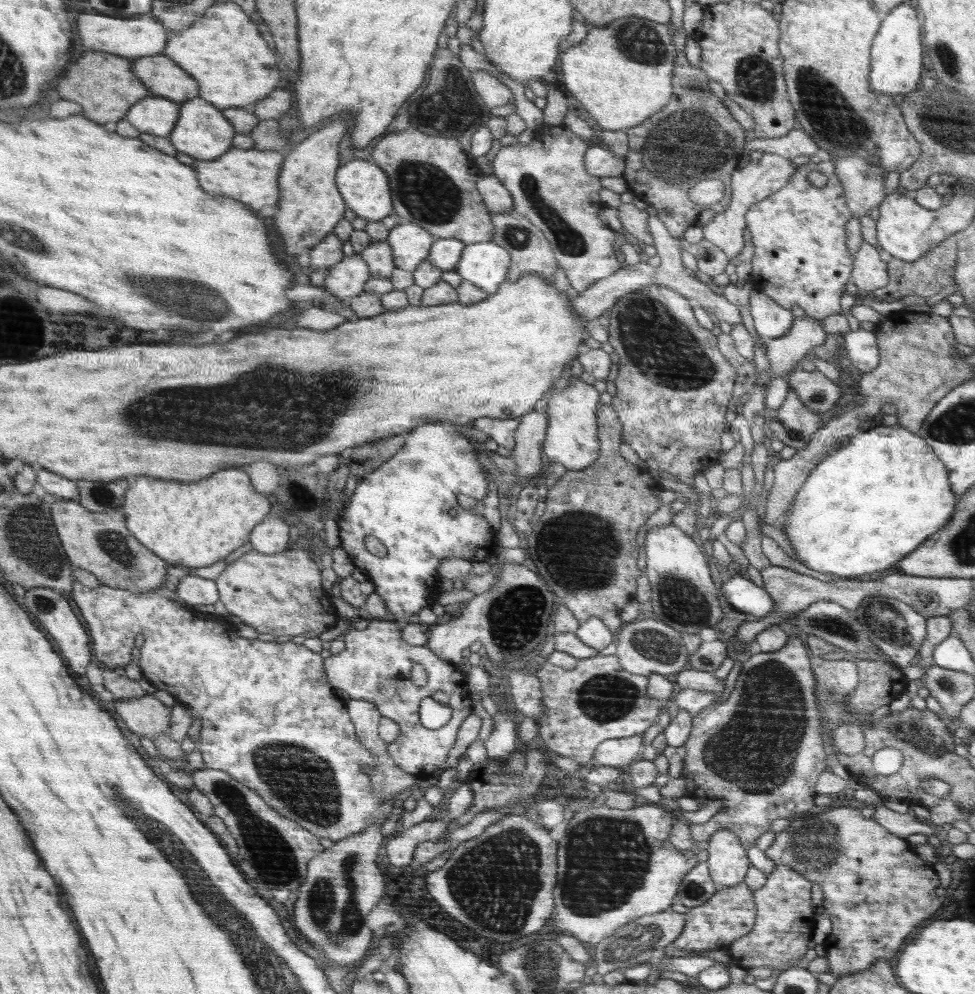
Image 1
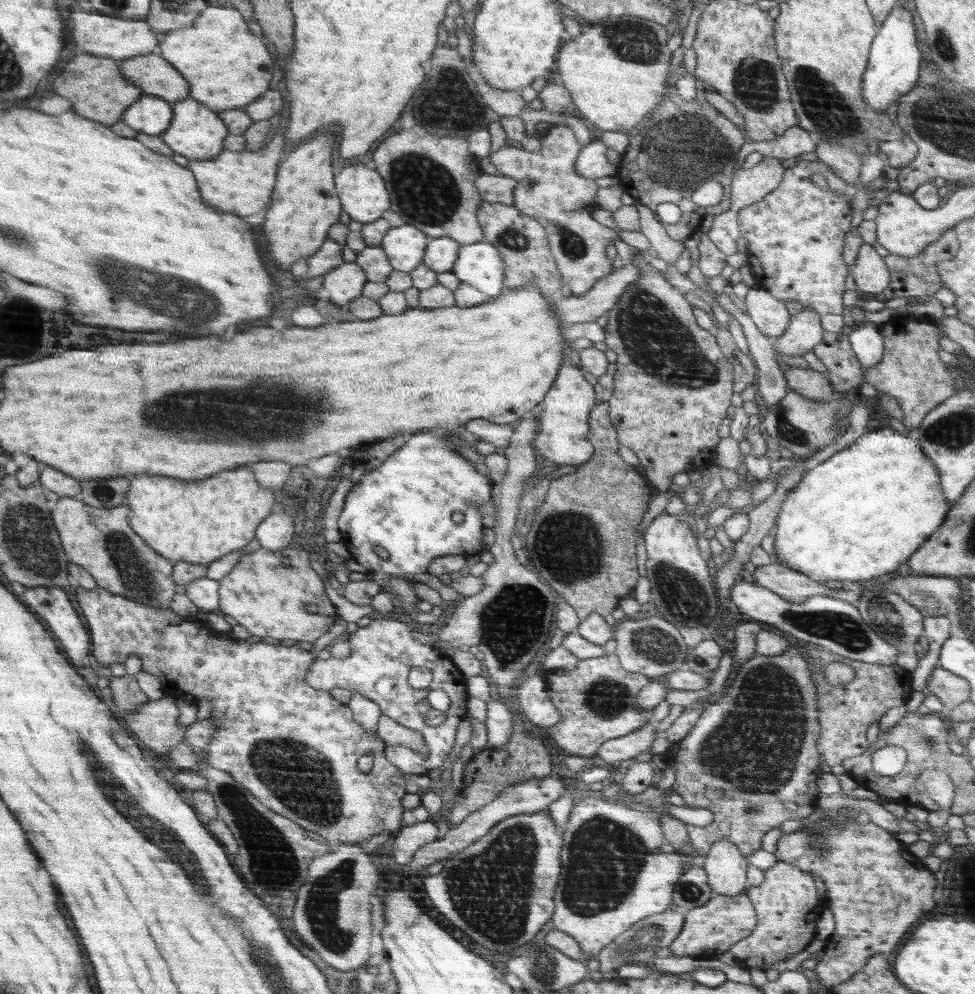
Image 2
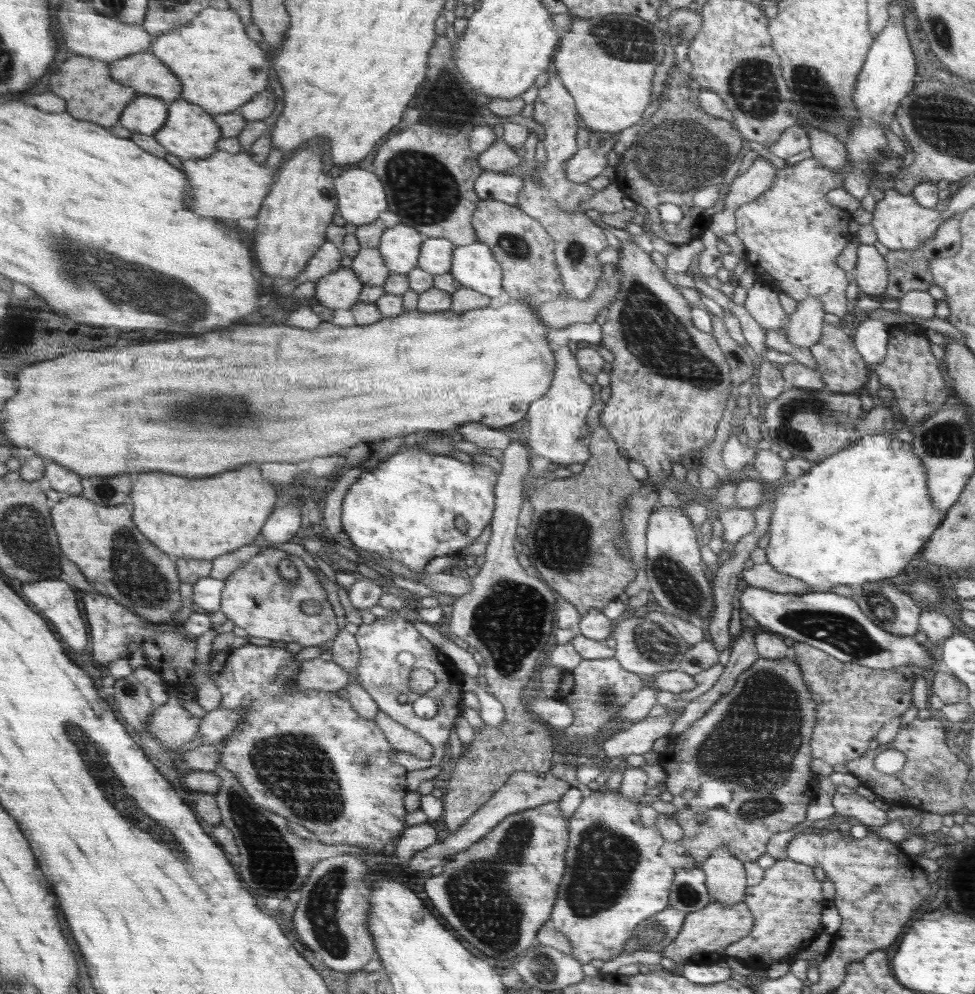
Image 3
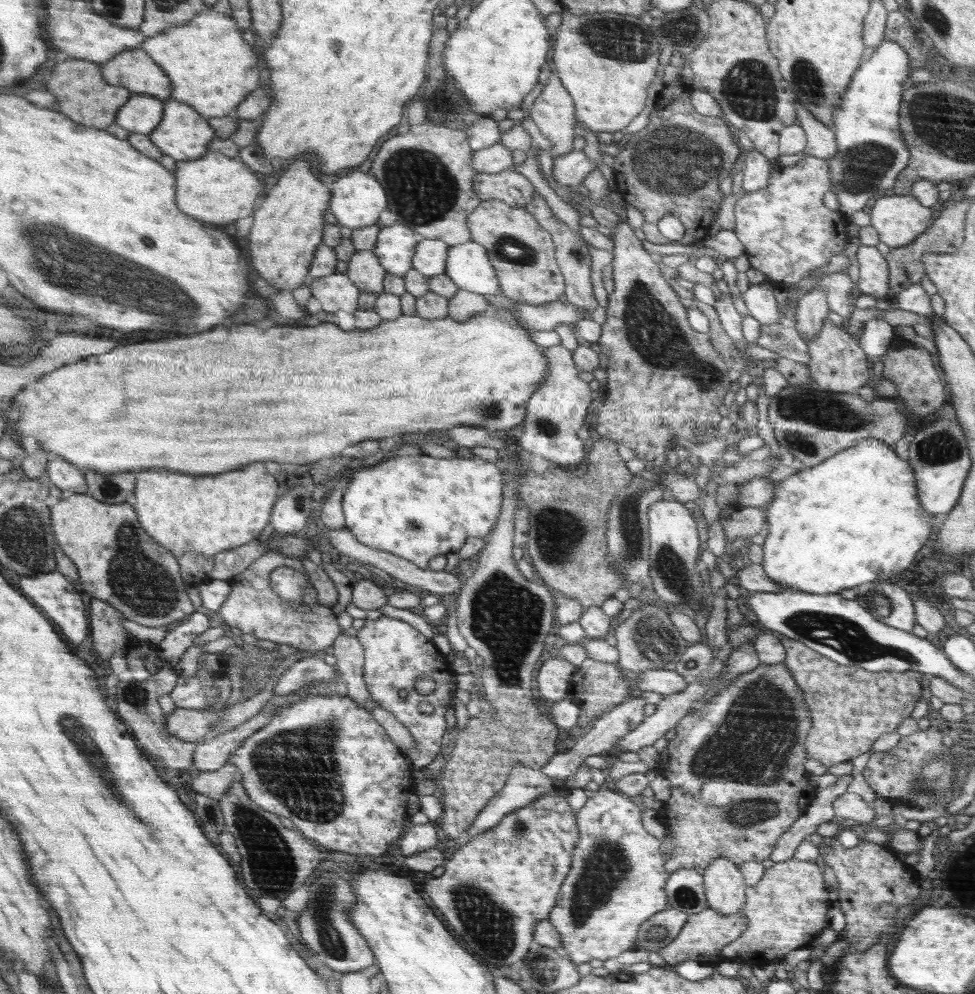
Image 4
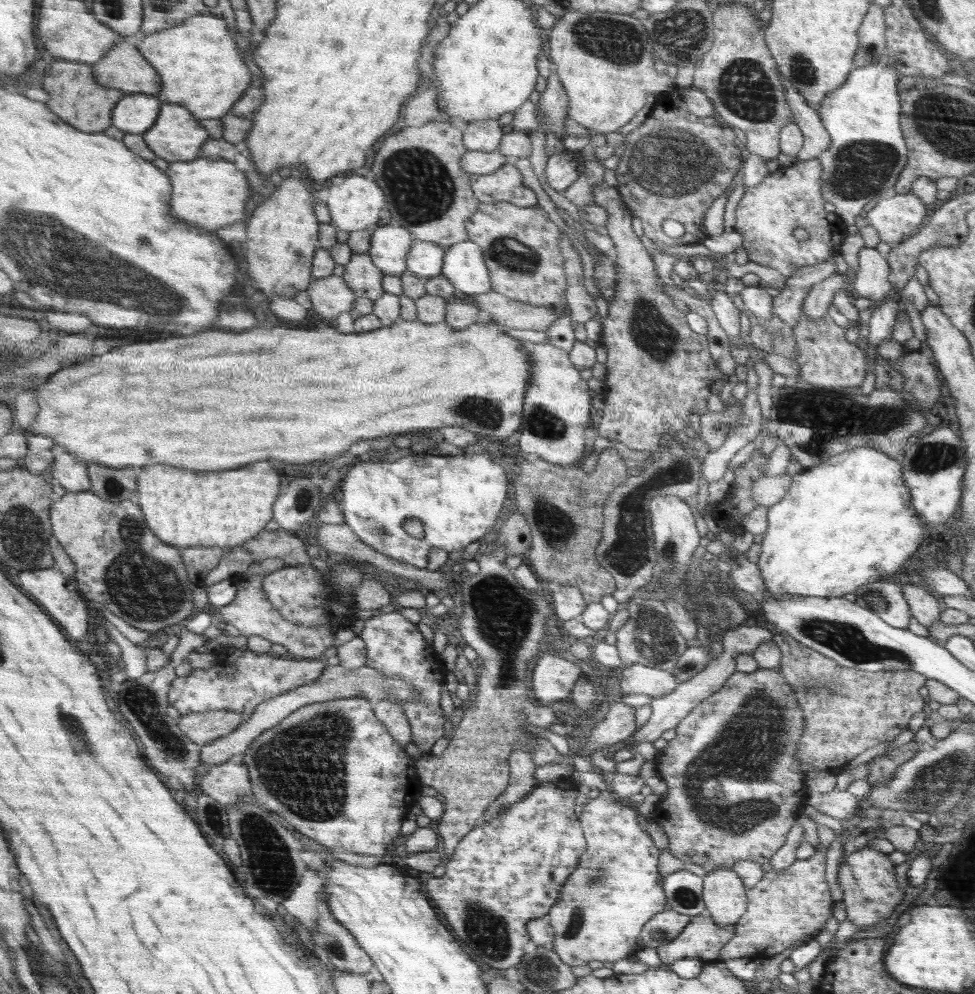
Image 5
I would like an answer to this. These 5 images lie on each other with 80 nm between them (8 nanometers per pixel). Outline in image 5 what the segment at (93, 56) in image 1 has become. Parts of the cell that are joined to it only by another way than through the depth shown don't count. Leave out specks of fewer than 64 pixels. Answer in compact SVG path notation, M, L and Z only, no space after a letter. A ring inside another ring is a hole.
M69 60L55 61L51 74L44 77L43 88L49 94L47 108L68 125L86 133L102 133L112 125L112 115L126 93L122 89L106 88L94 77L94 65Z

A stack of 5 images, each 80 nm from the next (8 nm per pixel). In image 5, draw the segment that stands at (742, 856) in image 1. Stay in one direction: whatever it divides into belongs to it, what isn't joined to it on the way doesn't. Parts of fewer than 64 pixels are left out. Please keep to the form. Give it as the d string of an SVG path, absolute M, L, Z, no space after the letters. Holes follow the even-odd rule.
M716 869L703 878L703 901L719 926L736 924L746 914L743 879L730 869Z

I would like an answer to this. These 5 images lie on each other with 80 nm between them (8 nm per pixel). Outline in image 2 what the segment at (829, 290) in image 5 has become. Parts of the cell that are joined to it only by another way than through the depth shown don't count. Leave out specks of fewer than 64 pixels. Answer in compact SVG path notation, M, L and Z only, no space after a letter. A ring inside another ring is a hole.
M804 307L791 316L784 334L771 339L769 345L776 354L802 356L822 340L823 331L821 316L812 307Z

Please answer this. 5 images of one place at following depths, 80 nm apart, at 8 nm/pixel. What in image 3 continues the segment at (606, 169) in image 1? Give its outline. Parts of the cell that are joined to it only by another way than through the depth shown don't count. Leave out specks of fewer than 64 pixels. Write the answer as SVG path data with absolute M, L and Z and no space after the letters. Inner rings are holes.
M614 133L613 138L602 140L597 148L582 148L576 152L572 160L568 160L567 176L576 183L587 181L603 175L608 166L607 155L612 150L619 136Z

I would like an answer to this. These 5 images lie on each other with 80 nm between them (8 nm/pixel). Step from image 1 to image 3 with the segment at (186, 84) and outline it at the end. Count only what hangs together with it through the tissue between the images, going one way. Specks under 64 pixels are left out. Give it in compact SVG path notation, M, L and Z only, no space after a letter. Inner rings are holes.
M150 50L115 60L112 62L110 69L111 76L116 81L119 81L120 84L130 85L139 95L159 97L168 104L182 96L182 81L168 68L168 65L164 64L163 61Z

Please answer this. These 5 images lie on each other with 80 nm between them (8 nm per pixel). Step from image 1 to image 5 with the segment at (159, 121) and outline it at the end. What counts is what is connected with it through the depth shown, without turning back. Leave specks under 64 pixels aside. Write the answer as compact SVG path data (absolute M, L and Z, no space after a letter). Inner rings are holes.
M129 93L119 100L112 125L125 134L144 134L158 122L162 102L155 95Z

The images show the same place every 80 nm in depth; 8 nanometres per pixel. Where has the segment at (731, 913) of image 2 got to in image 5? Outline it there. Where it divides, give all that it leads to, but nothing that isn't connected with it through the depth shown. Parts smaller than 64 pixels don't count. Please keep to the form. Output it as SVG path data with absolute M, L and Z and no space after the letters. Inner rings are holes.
M700 914L692 917L674 940L655 949L663 967L692 957L705 963L716 962L722 957L722 948L734 939L735 935L735 924L719 926L711 916L703 917Z

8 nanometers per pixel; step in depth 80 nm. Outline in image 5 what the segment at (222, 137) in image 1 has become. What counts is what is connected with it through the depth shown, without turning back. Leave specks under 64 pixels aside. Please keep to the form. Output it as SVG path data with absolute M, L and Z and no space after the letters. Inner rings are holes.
M170 103L162 104L162 112L158 122L149 131L144 132L144 143L156 153L156 157L167 160L169 163L186 162L199 159L203 145L207 143L211 134L208 133L201 122L195 118L191 110Z

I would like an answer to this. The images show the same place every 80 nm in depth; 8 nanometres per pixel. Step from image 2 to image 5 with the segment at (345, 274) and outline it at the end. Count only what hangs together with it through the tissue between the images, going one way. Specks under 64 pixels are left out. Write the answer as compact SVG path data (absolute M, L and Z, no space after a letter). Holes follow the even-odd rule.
M333 274L323 279L312 279L307 293L313 310L322 319L336 319L340 312L350 312L357 299L347 281Z

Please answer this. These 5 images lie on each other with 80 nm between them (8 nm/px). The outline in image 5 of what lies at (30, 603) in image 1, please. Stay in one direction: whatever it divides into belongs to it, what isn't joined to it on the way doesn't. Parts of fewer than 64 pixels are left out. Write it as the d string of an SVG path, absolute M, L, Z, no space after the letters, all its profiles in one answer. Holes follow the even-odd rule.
M54 568L24 571L20 572L18 582L20 582L20 586L24 588L24 591L28 592L29 596L32 596L34 600L41 604L44 612L48 612L49 616L57 620L57 623L68 632L69 636L76 638L76 640L84 636L84 632L88 630L88 612L86 612L86 606L80 600L78 592L76 592L76 586L70 584L70 580L62 572L58 569L54 570Z

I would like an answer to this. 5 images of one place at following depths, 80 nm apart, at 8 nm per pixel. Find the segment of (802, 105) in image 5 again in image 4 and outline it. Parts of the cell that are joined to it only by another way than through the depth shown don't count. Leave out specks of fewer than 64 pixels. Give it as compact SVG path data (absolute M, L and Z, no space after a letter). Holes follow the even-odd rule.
M796 103L796 113L798 114L798 125L806 134L807 144L804 148L805 157L815 157L824 161L834 158L838 154L838 143L834 130L824 126L822 122L816 120L806 108L802 108L800 103Z

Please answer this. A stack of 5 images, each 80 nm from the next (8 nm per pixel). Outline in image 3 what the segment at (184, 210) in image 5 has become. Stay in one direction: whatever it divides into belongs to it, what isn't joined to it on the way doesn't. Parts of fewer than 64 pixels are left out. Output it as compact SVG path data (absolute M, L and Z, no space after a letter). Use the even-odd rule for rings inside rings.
M271 149L266 166L258 166L250 160L248 154L240 152L230 155L216 151L208 158L198 160L182 160L184 172L192 176L192 212L200 212L200 216L216 216L216 218L252 218L260 212L260 204L270 192L270 184L274 182L276 164L284 160L284 150Z

